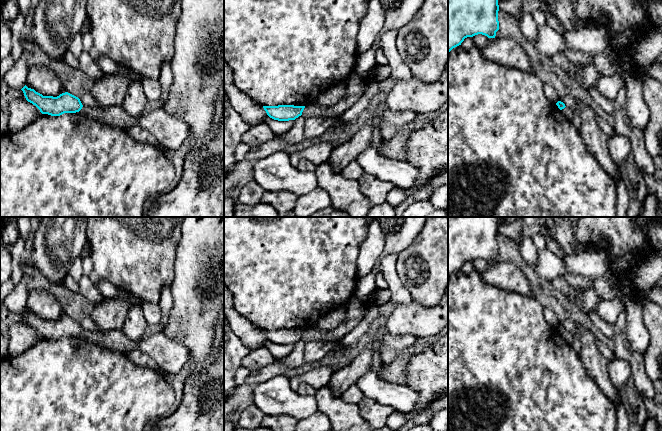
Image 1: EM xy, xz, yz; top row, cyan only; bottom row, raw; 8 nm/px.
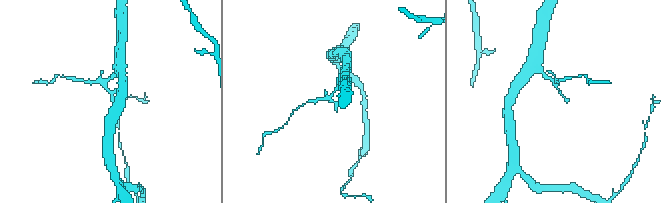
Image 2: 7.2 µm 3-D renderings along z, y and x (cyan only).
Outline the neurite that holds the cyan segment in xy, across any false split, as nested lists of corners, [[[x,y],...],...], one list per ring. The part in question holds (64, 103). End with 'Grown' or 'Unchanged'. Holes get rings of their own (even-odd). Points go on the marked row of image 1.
[[[26,85],[21,90],[26,100],[35,105],[42,114],[60,116],[64,113],[79,112],[83,107],[80,99],[68,92],[53,97],[43,96]]]. Unchanged

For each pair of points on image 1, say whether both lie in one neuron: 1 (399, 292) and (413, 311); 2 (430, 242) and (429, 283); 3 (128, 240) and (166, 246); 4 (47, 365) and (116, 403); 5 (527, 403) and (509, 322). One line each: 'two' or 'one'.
1: two
2: one
3: one
4: one
5: one

